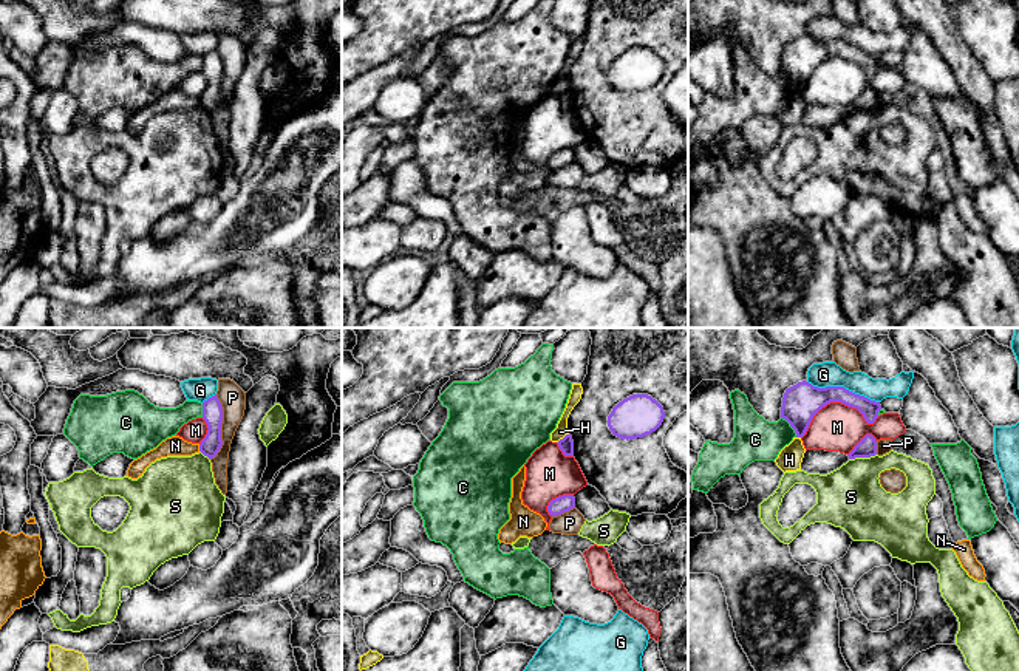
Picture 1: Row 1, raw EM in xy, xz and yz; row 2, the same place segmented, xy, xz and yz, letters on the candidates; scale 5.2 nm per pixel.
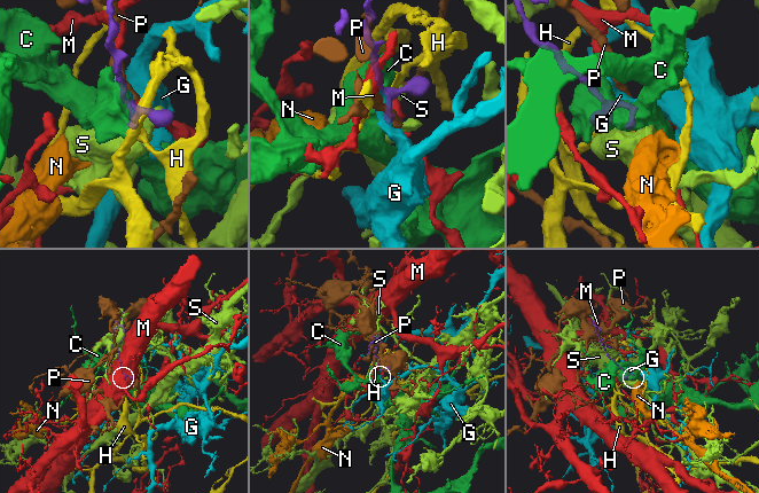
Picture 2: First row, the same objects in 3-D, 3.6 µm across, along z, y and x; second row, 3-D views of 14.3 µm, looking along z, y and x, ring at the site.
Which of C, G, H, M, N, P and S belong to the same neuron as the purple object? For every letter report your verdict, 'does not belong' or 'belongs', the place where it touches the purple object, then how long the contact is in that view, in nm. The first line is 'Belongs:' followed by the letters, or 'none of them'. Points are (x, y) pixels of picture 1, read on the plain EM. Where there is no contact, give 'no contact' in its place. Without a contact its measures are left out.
Belongs: none of them
C: does not belong; contact yz (790, 79); length 140 nm
G: does not belong; contact yz (843, 40); length 400 nm
H: does not belong; contact xz (565, 90); length 90 nm
M: does not belong; contact yz (835, 54); length 420 nm
N: does not belong; contact xy (200, 101); length 40 nm
P: does not belong; contact xy (220, 81); length 340 nm
S: does not belong; contact yz (862, 110); length 150 nm

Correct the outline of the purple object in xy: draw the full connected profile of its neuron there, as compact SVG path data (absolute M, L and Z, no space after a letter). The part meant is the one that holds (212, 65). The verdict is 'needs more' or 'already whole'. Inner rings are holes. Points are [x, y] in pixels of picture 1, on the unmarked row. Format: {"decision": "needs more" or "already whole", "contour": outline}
{"decision": "already whole", "contour": "M216 48L203 56L203 73L206 74L209 83L206 91L199 97L199 105L209 113L212 113L216 110L223 99L223 60Z"}

